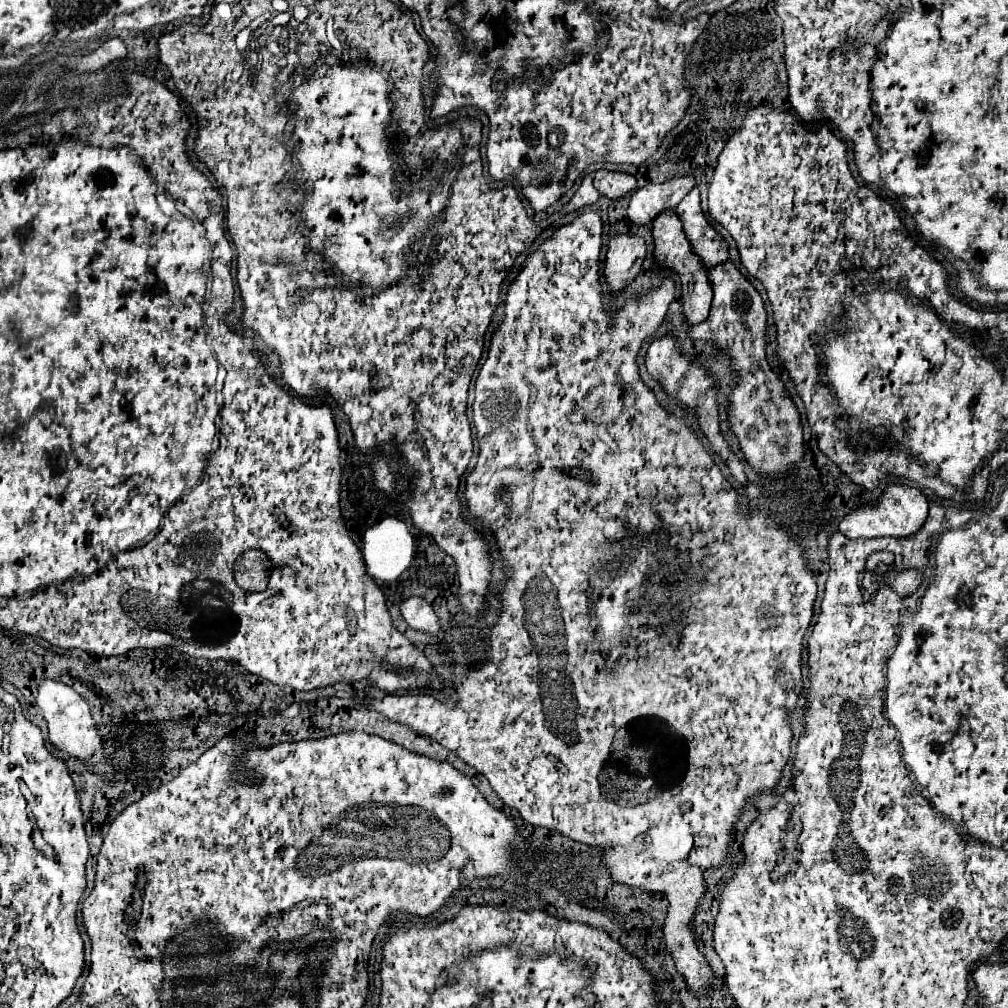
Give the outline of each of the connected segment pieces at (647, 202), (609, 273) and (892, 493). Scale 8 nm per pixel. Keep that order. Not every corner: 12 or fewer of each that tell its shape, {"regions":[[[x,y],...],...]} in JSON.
{"regions":[[[682,175],[636,189],[628,219],[654,221],[662,209],[674,209],[694,185]],[[644,237],[610,239],[604,275],[612,291],[640,273]],[[892,483],[840,521],[850,537],[906,537],[928,501]]]}

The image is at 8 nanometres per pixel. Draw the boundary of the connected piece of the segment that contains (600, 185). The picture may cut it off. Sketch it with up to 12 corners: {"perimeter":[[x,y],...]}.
{"perimeter":[[598,169],[594,185],[610,199],[636,189],[630,173]]}

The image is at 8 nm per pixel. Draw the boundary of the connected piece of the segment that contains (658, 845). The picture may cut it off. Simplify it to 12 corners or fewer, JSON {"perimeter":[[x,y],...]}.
{"perimeter":[[652,827],[604,851],[614,881],[666,893],[664,945],[688,993],[716,973],[694,937],[706,893],[694,837]]}

